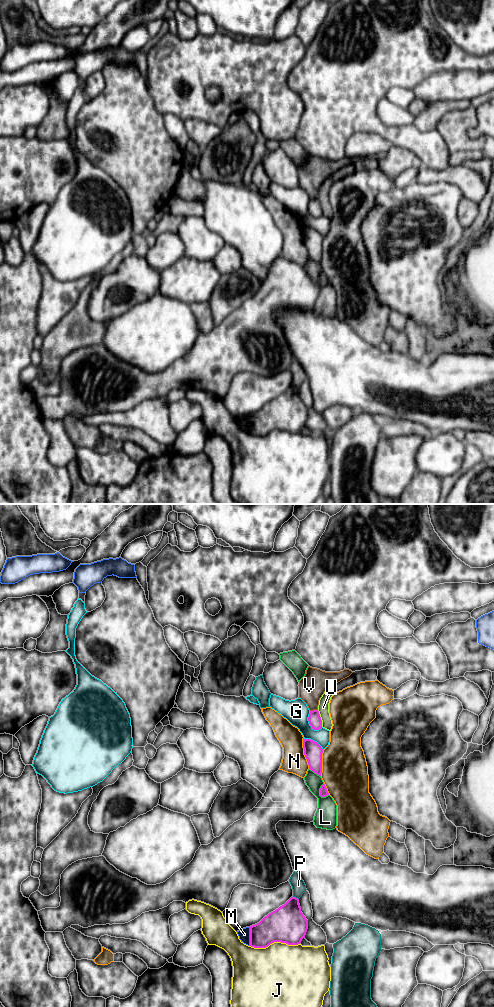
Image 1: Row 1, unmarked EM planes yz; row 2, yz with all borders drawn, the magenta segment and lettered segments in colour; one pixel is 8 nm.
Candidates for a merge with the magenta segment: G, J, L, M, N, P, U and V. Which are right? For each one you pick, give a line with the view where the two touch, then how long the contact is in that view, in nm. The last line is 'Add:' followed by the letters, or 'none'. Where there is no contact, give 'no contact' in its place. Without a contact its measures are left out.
Add: none

